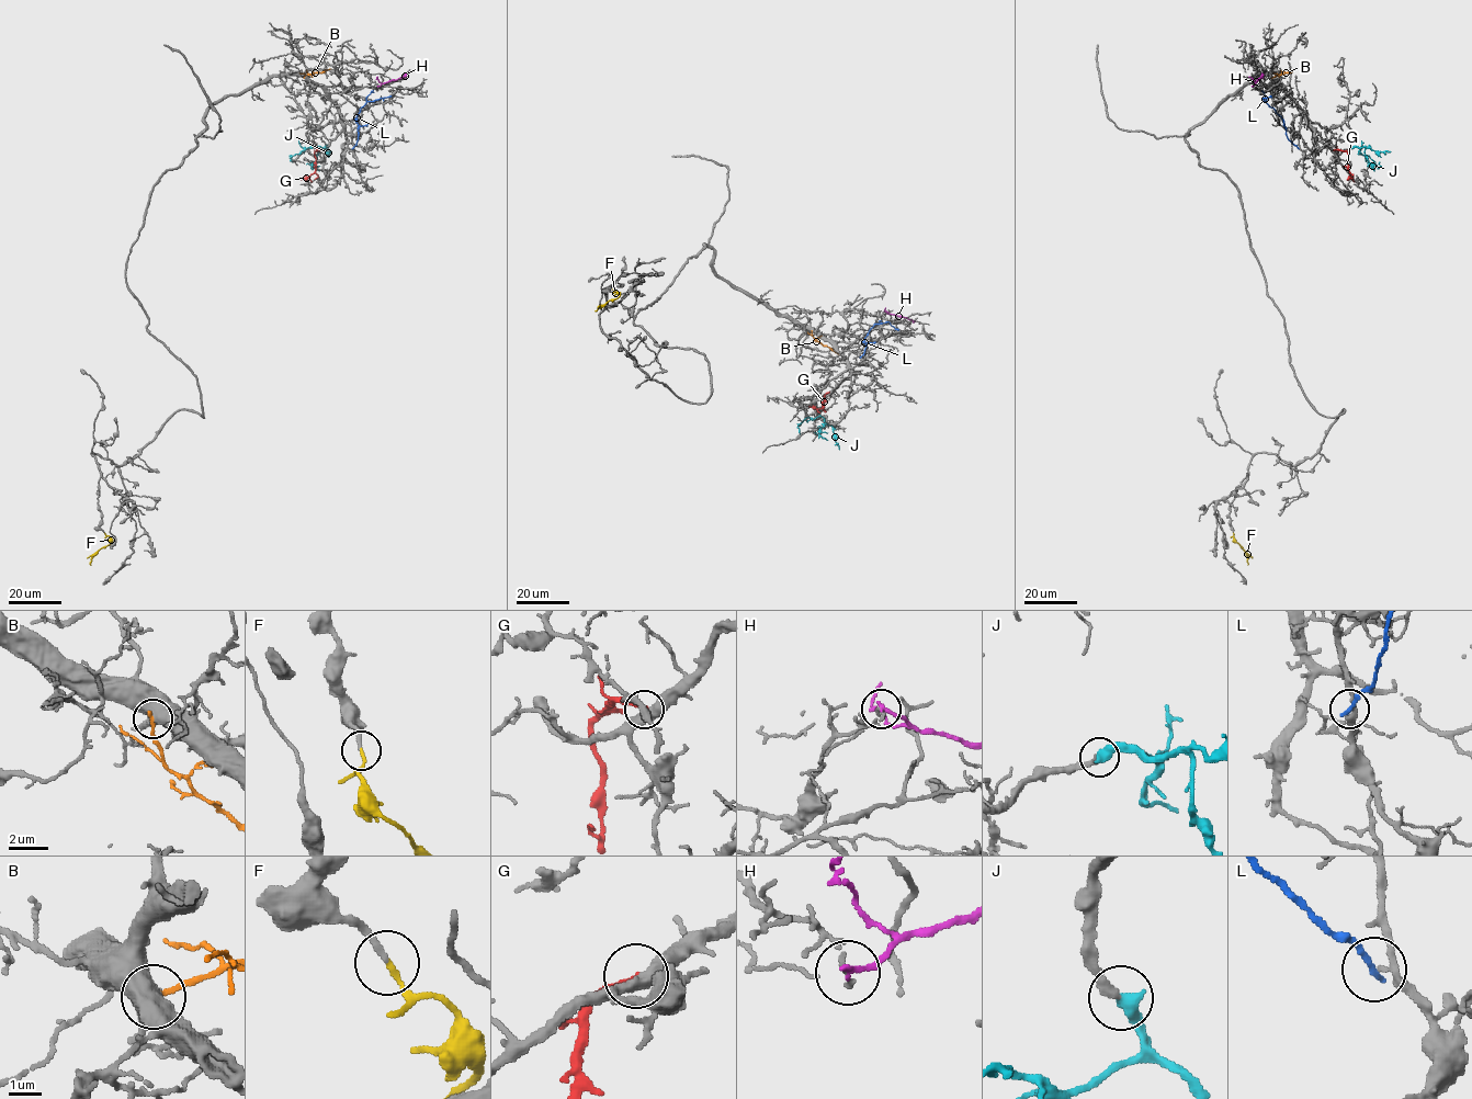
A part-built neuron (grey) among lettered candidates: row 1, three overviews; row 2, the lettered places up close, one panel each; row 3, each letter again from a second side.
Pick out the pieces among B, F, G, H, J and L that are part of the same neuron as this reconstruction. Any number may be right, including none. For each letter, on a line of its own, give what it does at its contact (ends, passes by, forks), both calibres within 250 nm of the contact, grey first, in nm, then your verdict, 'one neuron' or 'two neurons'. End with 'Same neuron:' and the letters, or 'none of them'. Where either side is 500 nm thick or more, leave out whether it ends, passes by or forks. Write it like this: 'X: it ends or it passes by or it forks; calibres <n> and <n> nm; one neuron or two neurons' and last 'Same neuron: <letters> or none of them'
B: calibres 700 and 190 nm; two neurons
F: it ends; calibres 200 and 160 nm; one neuron
G: it ends; calibres 440 and 280 nm; two neurons
H: it ends; calibres 150 and 200 nm; two neurons
J: calibres 320 and 500 nm; one neuron
L: it ends; calibres 200 and 220 nm; two neurons
Same neuron: F, J

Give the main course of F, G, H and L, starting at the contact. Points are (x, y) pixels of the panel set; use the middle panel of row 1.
F: (612, 292), (620, 295), (598, 306)
G: (829, 392), (824, 407), (808, 407)
H: (885, 312), (915, 321)
L: (861, 357), (865, 346), (864, 338), (872, 326), (889, 321), (898, 329)

